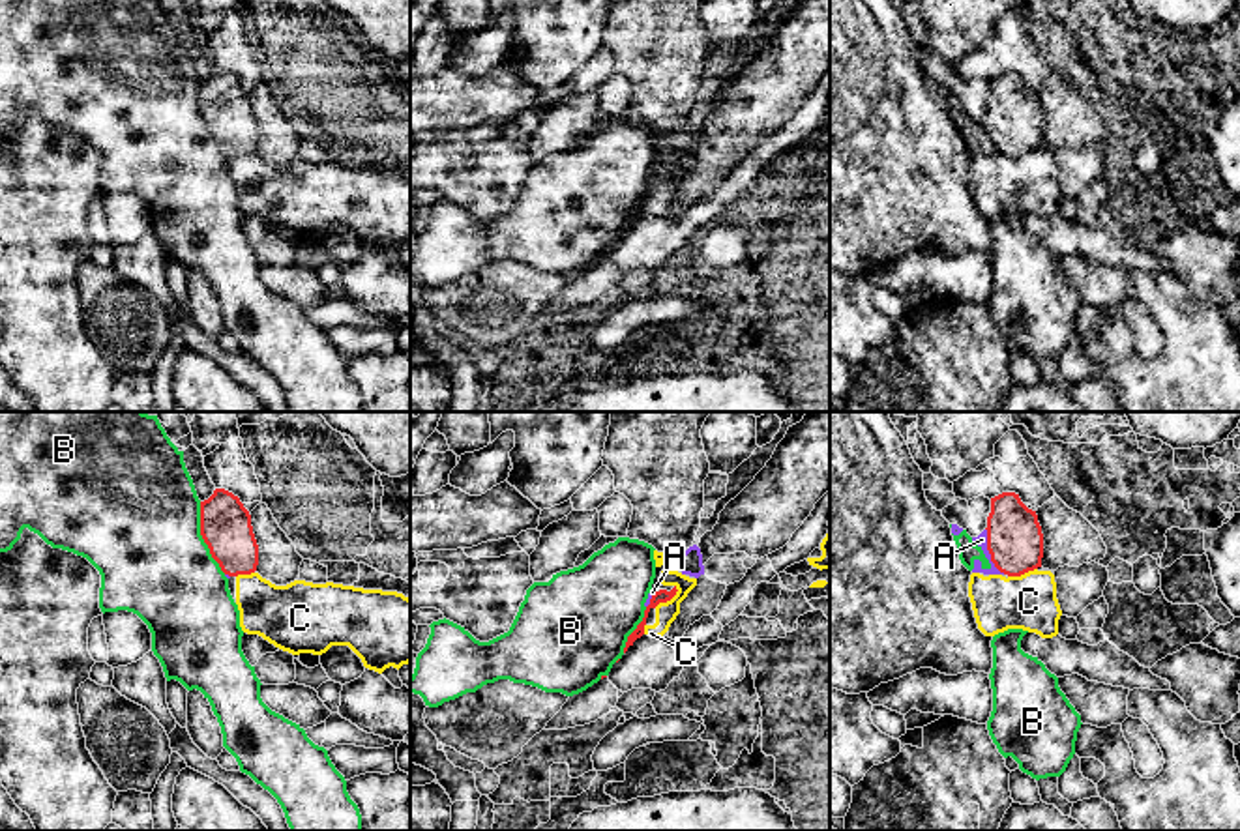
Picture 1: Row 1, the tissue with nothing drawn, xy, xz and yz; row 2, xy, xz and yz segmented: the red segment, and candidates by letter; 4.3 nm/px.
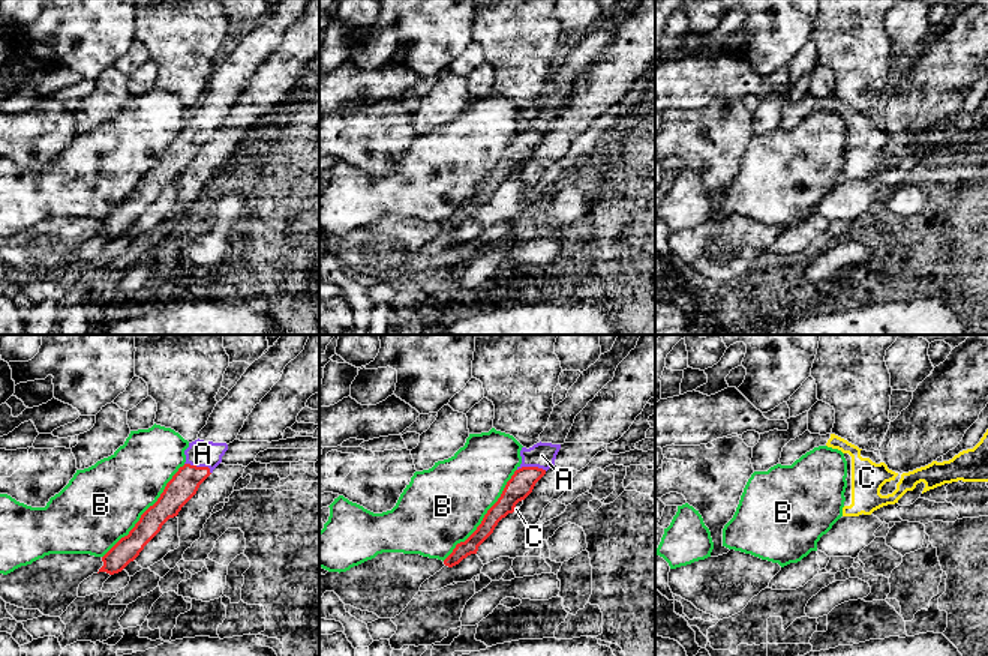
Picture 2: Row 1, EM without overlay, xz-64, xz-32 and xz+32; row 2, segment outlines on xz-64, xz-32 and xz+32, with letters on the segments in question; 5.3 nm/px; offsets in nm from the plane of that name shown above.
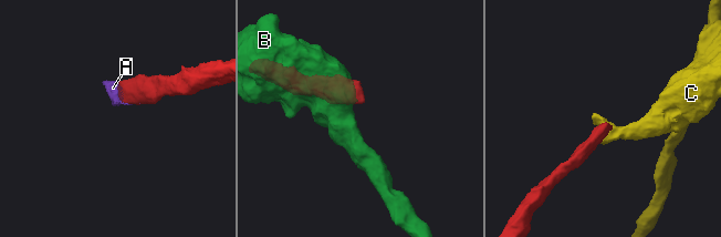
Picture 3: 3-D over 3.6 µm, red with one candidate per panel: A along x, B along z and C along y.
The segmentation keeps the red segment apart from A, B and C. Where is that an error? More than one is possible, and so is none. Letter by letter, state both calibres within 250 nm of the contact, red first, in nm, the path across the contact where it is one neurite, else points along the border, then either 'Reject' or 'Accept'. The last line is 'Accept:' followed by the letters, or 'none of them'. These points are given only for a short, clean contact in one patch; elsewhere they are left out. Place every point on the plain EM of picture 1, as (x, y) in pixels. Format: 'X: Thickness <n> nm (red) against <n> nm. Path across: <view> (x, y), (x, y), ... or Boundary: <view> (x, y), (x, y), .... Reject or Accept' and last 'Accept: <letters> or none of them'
A: Thickness 240 nm (red) against 50 nm. Accept
B: Thickness 220 nm (red) against 480 nm. Reject
C: Thickness 60 nm (red) against 100 nm. Boundary: xz (675, 165), (677, 173), (654, 188). Reject
Accept: A

